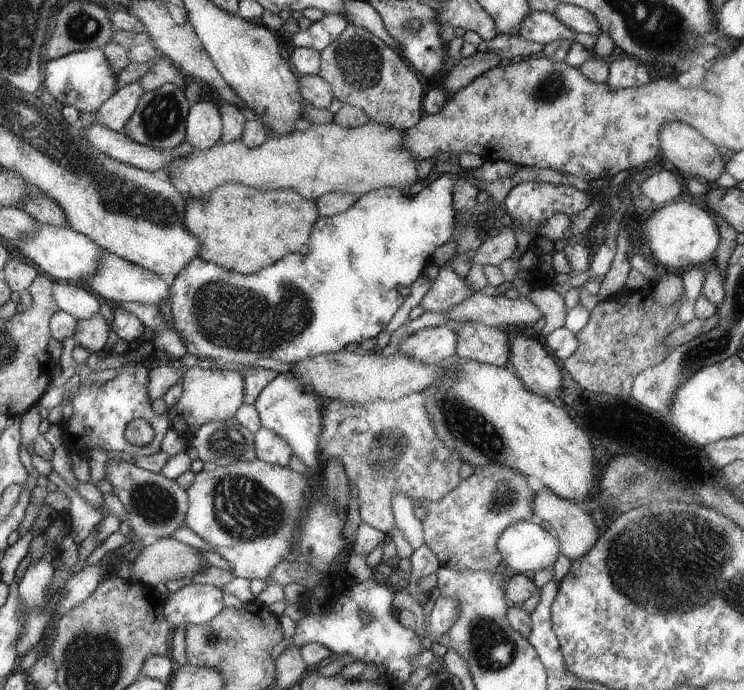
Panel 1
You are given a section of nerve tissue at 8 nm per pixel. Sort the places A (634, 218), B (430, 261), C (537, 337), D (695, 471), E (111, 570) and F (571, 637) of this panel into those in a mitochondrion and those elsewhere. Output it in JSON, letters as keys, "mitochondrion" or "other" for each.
{"A":"other","B":"other","C":"other","D":"other","E":"other","F":"other"}

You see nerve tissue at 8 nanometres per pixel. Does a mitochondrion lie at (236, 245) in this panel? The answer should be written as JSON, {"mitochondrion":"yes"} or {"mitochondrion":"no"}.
{"mitochondrion":"no"}

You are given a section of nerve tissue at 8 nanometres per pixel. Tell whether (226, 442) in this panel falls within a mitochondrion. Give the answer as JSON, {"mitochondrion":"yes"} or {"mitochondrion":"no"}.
{"mitochondrion":"yes"}

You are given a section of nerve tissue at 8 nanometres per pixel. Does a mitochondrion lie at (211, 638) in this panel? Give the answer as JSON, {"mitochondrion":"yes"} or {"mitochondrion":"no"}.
{"mitochondrion":"yes"}

